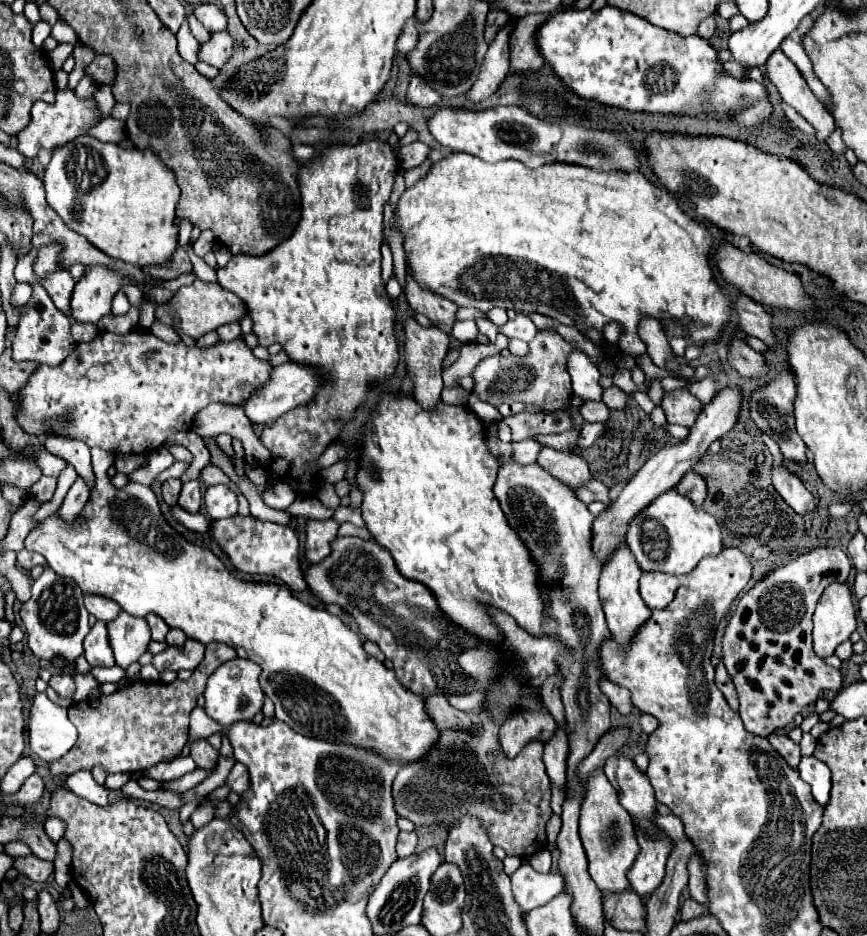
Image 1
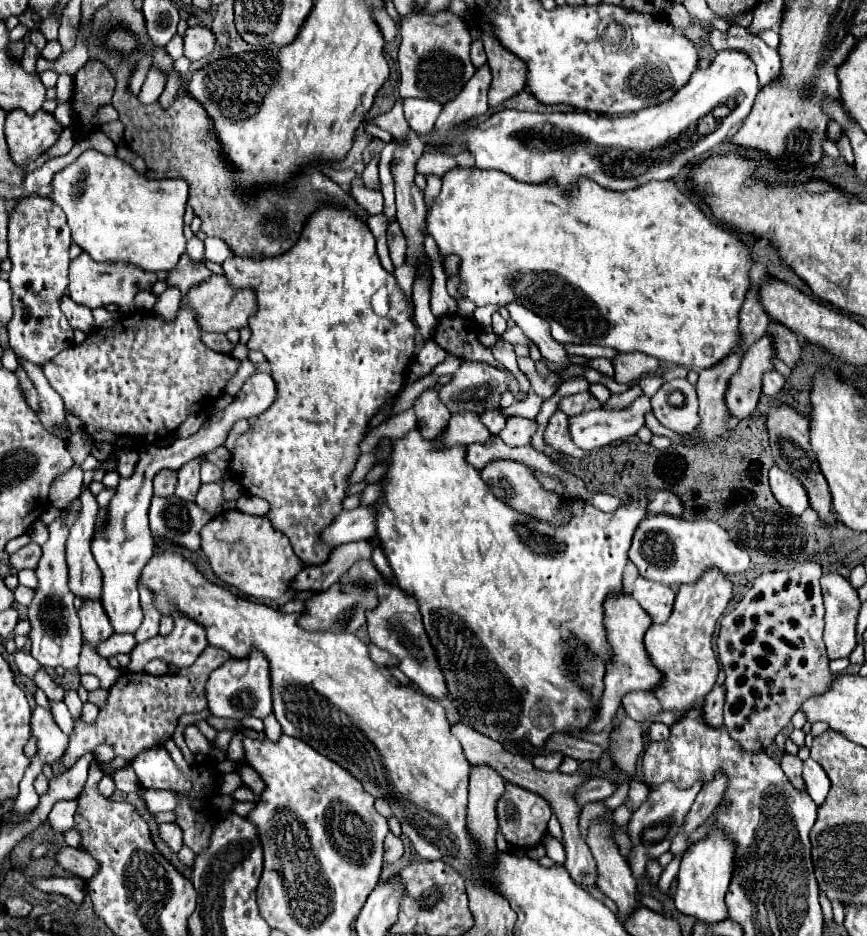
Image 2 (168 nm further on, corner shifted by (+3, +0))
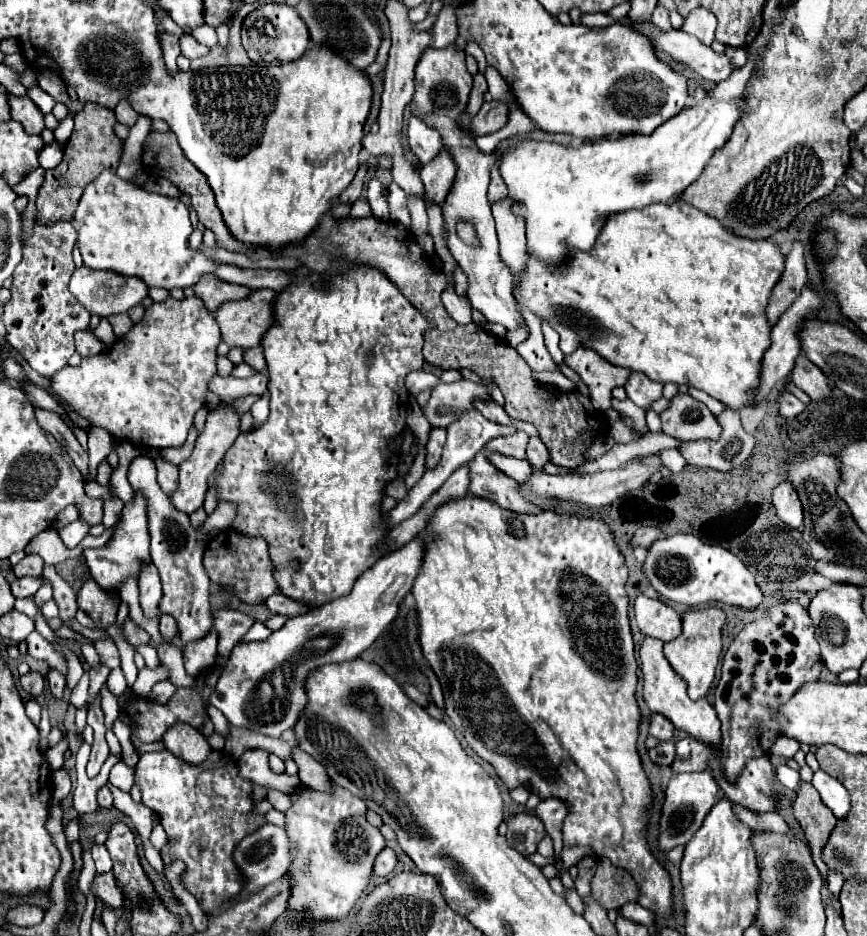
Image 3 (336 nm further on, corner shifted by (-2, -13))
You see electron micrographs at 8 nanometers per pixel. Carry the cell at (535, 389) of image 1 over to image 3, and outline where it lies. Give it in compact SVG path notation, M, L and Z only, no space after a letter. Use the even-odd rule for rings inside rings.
M467 379L455 383L437 383L431 389L431 399L421 407L421 411L433 427L447 427L451 421L457 421L461 413L473 409L475 397L489 397L487 387Z

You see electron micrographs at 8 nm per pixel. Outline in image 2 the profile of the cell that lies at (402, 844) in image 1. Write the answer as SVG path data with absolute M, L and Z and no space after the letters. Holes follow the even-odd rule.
M388 834L386 836L386 842L384 842L384 862L388 862L388 864L392 864L392 862L396 862L396 860L400 860L402 858L402 854L404 854L404 844L402 844L402 840L398 838L398 836L394 836L394 834Z

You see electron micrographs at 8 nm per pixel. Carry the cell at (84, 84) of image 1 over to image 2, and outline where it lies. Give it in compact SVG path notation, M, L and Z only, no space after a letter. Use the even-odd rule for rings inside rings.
M72 100L60 104L60 106L54 110L54 118L56 118L64 128L72 126Z

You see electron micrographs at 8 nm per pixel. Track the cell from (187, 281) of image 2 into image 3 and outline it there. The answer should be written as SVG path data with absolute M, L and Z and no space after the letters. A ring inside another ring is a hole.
M205 275L197 285L193 285L193 291L197 297L203 299L205 307L215 313L223 303L227 301L241 301L251 295L251 289L245 285L233 285L227 281L221 281L215 275Z

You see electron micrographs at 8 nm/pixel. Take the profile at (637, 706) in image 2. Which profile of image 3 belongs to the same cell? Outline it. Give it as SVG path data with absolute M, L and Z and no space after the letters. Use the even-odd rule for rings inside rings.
M653 713L651 725L649 725L649 733L651 733L653 737L657 737L657 739L661 739L661 741L669 741L669 739L673 737L673 731L675 731L675 727L673 727L673 723L671 723L667 717Z

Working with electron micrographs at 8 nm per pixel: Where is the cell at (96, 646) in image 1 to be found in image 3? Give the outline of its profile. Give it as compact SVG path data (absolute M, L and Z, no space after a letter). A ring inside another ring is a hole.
M87 577L83 581L81 591L77 593L77 605L83 609L99 629L105 629L115 623L117 607L121 603L121 597L117 591L105 591L93 577Z

